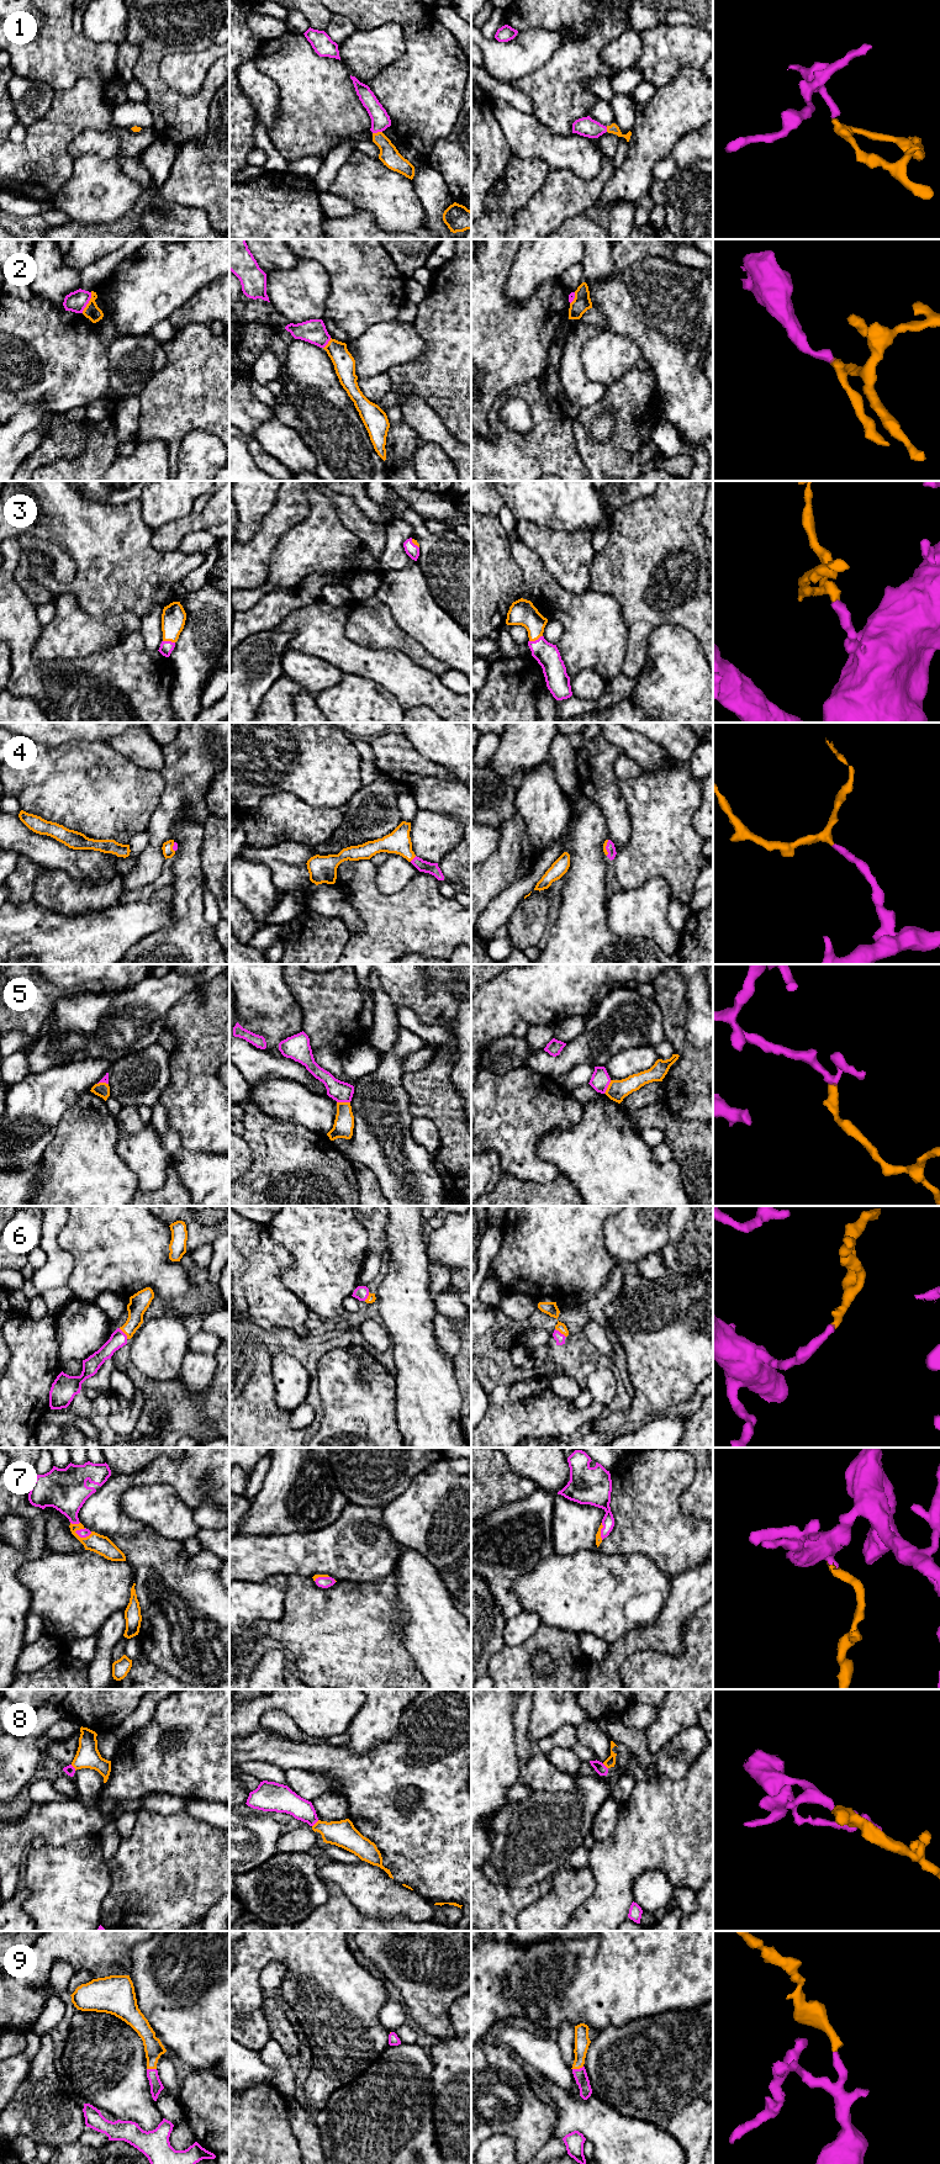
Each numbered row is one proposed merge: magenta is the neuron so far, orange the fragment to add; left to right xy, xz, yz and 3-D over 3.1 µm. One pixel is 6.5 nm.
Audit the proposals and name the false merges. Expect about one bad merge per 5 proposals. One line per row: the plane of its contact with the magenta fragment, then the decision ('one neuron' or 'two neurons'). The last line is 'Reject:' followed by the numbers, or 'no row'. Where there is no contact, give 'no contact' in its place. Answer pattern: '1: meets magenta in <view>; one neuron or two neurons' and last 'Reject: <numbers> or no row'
1: meets magenta in xz; one neuron
2: meets magenta in xy; two neurons
3: meets magenta in yz; one neuron
4: meets magenta in xz; one neuron
5: meets magenta in xz; two neurons
6: meets magenta in xy; one neuron
7: meets magenta in xy; one neuron
8: meets magenta in xz; one neuron
9: meets magenta in yz; one neuron
Reject: 2, 5

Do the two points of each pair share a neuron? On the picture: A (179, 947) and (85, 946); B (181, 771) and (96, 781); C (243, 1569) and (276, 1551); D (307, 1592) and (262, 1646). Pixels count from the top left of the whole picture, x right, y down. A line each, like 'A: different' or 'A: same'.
A: different
B: different
C: same
D: different

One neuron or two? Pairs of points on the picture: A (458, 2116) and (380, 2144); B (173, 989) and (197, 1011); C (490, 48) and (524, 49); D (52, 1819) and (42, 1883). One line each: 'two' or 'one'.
A: two
B: two
C: one
D: two

